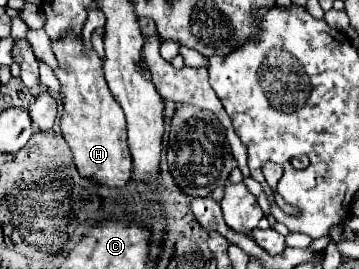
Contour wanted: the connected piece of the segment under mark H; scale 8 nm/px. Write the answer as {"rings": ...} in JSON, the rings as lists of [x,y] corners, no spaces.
{"rings":[[[83,37],[79,39],[55,39],[51,49],[57,57],[57,67],[53,69],[55,77],[61,83],[61,133],[73,151],[73,161],[79,173],[87,179],[95,179],[109,187],[125,185],[131,177],[131,153],[127,147],[127,129],[125,115],[119,103],[113,99],[105,77],[103,61],[95,51],[85,53]]]}

